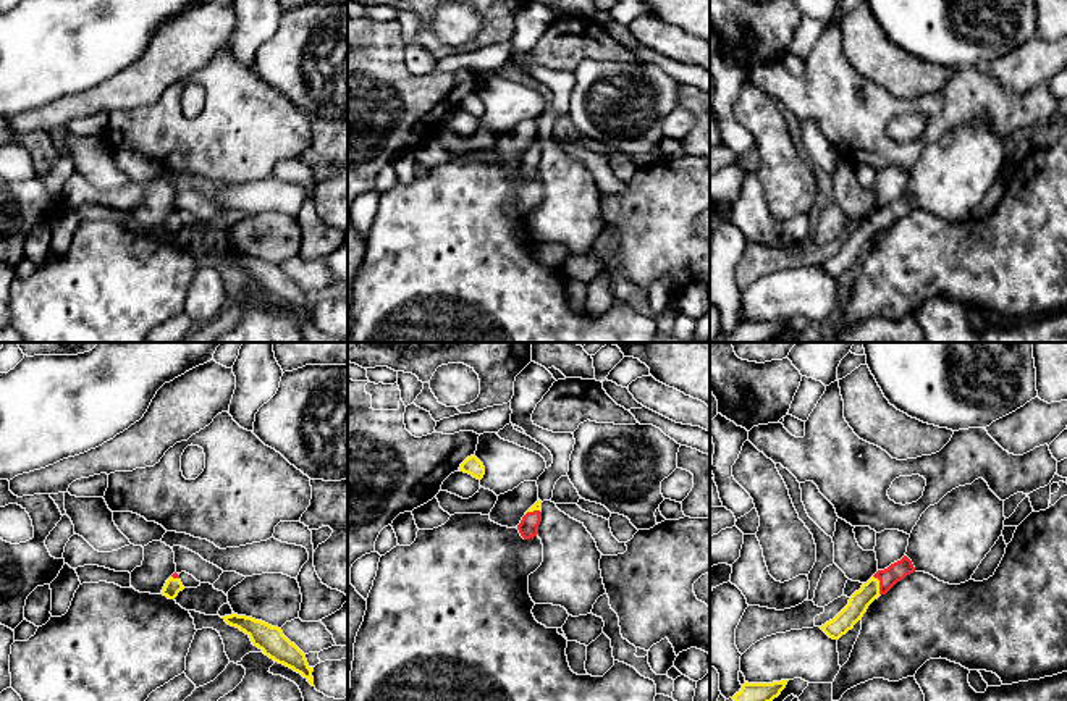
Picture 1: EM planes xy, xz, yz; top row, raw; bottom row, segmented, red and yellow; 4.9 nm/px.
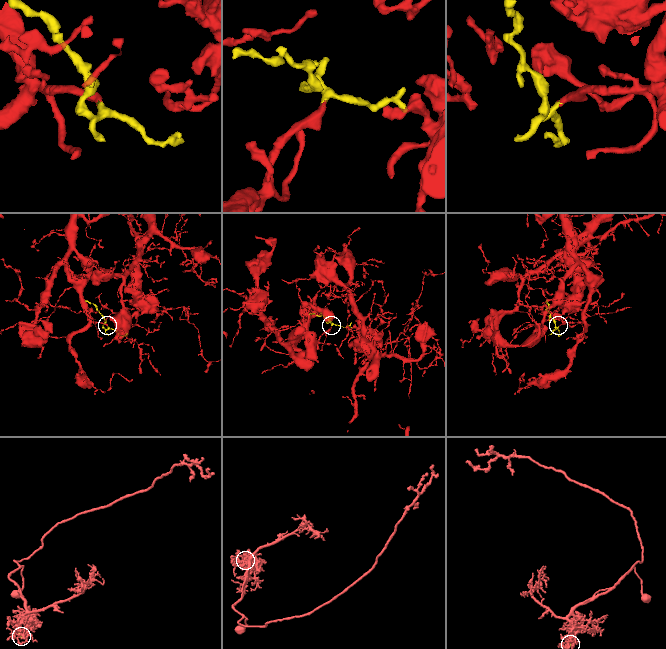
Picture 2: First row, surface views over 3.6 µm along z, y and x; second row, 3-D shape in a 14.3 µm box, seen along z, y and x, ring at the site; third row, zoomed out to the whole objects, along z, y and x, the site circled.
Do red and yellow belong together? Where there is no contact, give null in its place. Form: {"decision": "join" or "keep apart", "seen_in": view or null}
{"decision": "join", "seen_in": "yz"}

